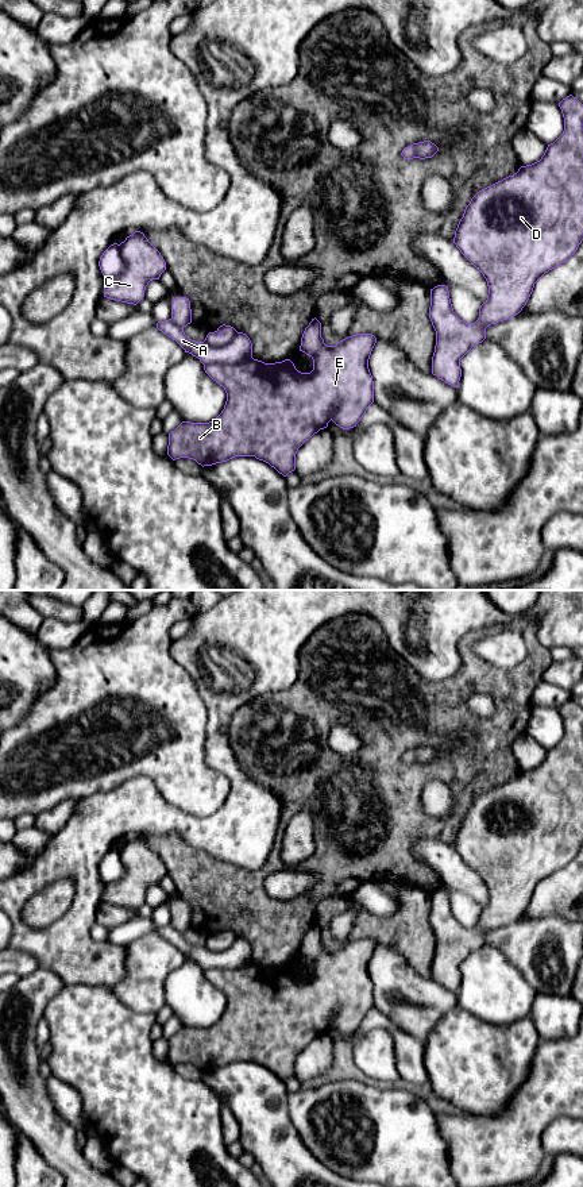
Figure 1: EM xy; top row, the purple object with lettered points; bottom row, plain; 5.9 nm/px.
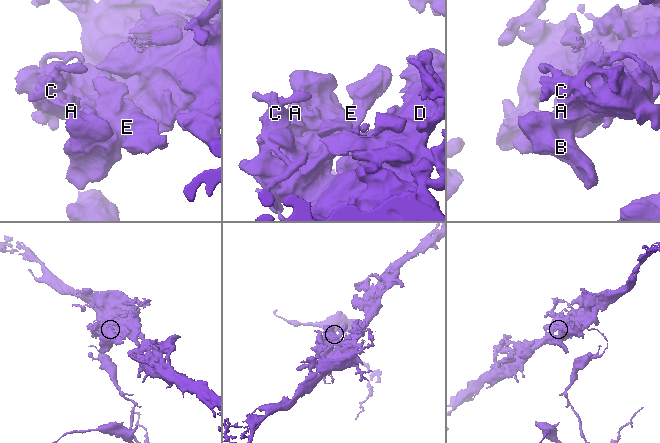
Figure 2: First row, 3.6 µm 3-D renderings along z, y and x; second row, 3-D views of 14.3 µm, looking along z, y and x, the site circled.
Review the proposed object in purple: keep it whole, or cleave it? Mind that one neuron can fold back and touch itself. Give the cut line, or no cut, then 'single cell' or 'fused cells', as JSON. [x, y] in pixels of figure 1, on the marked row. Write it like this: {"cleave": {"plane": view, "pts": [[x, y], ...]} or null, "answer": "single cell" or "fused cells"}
{"cleave": {"plane": "xy", "pts": [[251, 355], [234, 363], [204, 365]]}, "answer": "fused cells"}

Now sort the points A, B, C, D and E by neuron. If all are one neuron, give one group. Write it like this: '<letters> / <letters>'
A / B C D E

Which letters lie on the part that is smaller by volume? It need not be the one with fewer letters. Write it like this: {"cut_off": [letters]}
{"cut_off": ["A"]}

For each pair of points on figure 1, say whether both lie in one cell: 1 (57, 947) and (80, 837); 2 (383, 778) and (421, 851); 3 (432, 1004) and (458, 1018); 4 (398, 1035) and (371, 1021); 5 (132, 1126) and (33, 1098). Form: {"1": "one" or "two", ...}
{"1": "one", "2": "two", "3": "two", "4": "one", "5": "two"}

